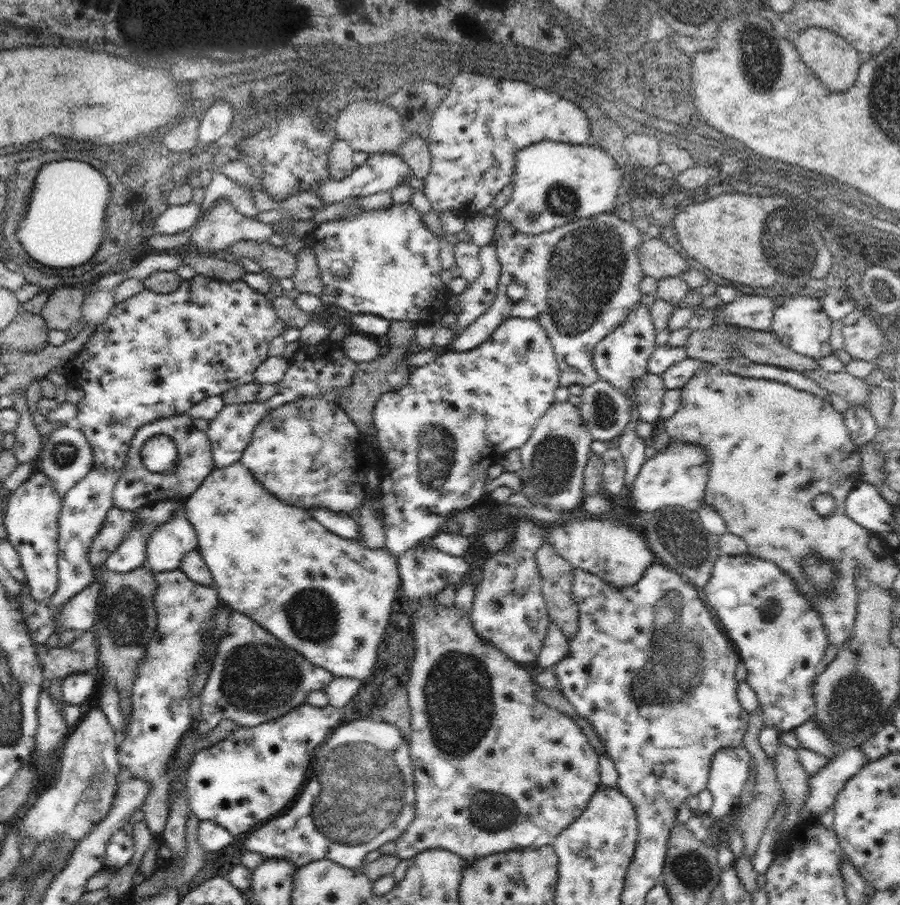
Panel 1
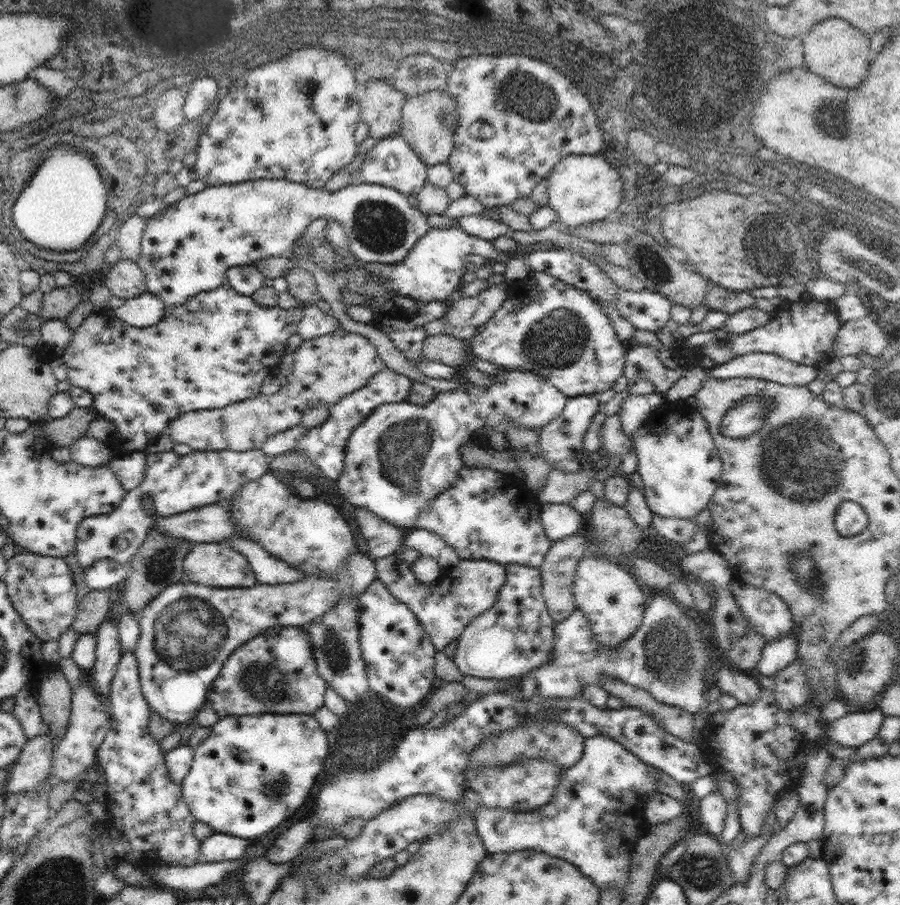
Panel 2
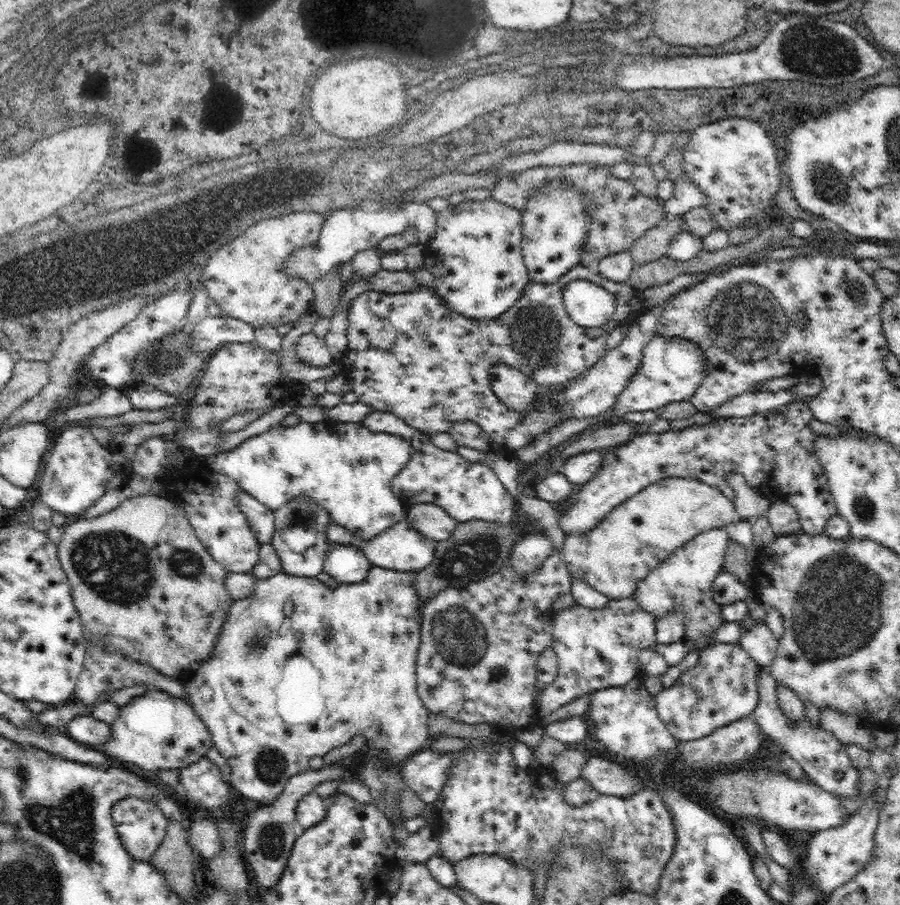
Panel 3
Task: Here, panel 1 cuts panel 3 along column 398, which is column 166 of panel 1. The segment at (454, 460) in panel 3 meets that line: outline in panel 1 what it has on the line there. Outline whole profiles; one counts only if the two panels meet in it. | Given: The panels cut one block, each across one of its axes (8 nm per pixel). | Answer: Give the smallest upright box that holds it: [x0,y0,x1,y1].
[114,411,215,511]

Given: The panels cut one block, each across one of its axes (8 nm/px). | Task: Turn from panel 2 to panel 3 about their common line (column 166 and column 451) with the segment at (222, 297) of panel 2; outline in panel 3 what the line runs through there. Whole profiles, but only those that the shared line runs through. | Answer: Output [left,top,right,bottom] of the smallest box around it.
[340,264,645,456]

